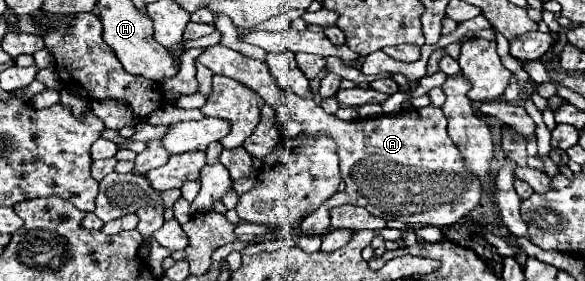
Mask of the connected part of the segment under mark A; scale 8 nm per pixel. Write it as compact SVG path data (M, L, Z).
M222 44L208 48L198 60L214 74L230 76L261 95L264 102L275 110L278 123L283 125L285 119L296 120L304 124L304 134L328 134L336 140L340 172L346 182L346 190L336 192L332 198L328 198L328 202L324 202L324 206L320 206L320 210L304 218L300 224L302 234L326 234L330 230L328 210L342 204L358 204L384 220L394 218L404 224L432 224L438 228L458 222L480 204L480 180L476 174L464 168L462 154L446 134L446 118L440 108L412 108L394 116L380 116L362 120L360 124L350 124L326 114L312 98L300 98L280 90L280 86L272 82L268 66L264 66L260 60L248 58Z

